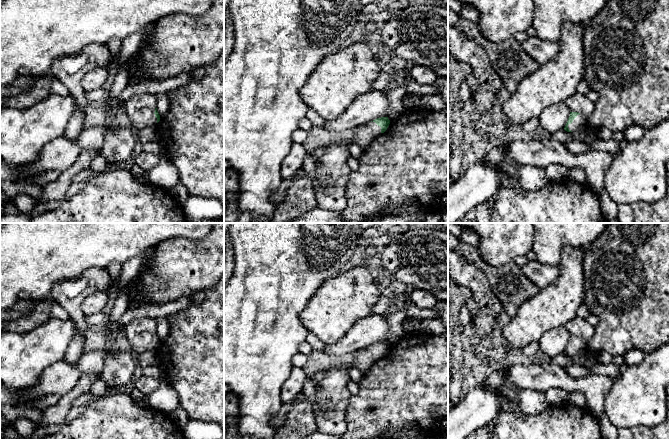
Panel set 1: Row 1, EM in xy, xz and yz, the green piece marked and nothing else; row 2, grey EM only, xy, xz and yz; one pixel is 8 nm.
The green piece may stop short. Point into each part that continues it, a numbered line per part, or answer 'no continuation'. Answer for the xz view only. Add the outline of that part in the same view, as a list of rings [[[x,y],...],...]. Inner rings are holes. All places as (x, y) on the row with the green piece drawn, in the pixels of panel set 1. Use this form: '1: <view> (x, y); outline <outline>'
1: xz (364, 135); outline [[[375,122],[365,123],[353,128],[354,137],[352,143],[366,149],[381,133],[381,127]]]

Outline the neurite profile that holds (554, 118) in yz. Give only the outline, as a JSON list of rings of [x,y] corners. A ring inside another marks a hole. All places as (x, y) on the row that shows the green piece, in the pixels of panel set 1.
[[[565,102],[550,105],[540,114],[539,126],[549,134],[564,130],[570,112]]]

